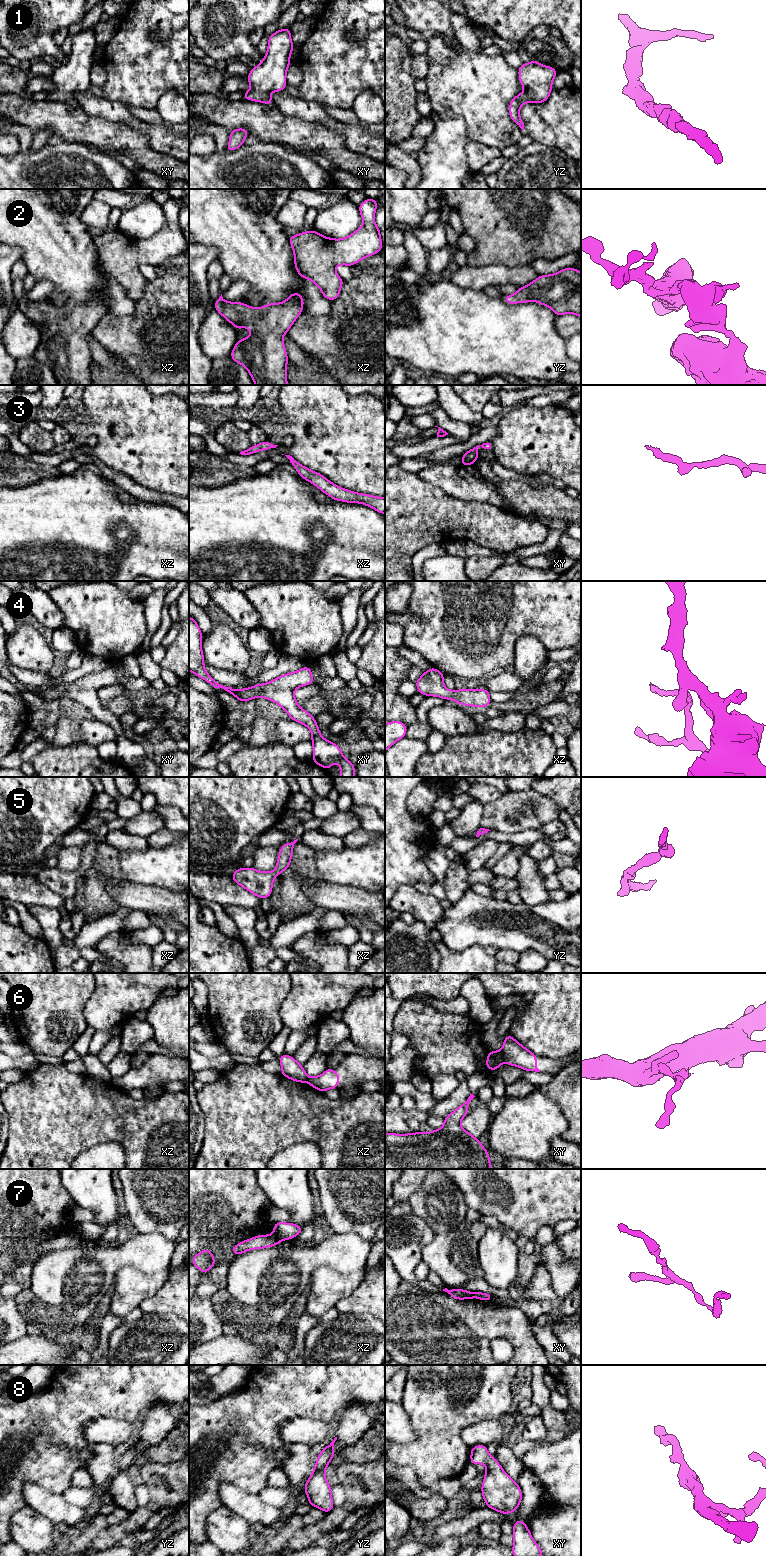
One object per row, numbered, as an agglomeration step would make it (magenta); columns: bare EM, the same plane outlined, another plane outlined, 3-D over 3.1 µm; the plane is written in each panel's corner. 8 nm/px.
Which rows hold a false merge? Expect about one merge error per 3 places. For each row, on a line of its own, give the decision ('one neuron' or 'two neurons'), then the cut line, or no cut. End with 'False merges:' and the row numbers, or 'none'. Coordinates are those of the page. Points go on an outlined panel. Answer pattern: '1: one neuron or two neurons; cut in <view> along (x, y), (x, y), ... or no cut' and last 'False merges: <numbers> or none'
1: one neuron; no cut
2: one neuron; no cut
3: one neuron; no cut
4: one neuron; no cut
5: one neuron; no cut
6: two neurons; cut in xy along (500, 1051), (504, 1061)
7: two neurons; cut in xz along (274, 1232), (280, 1239)
8: one neuron; no cut
False merges: 6, 7

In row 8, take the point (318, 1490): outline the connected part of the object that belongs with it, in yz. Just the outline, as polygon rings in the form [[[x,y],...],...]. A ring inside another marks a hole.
[[[337,1437],[319,1453],[313,1472],[304,1486],[308,1503],[326,1513],[334,1508],[331,1486],[325,1477],[325,1468],[335,1454],[334,1443],[336,1440]]]

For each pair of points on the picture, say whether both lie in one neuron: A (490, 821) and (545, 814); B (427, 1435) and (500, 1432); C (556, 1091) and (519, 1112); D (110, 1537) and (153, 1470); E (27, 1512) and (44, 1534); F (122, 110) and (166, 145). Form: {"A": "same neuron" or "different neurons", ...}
{"A": "same neuron", "B": "different neurons", "C": "different neurons", "D": "same neuron", "E": "same neuron", "F": "same neuron"}

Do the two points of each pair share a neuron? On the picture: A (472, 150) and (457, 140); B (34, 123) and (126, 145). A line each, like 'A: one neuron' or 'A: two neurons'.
A: two neurons
B: one neuron

